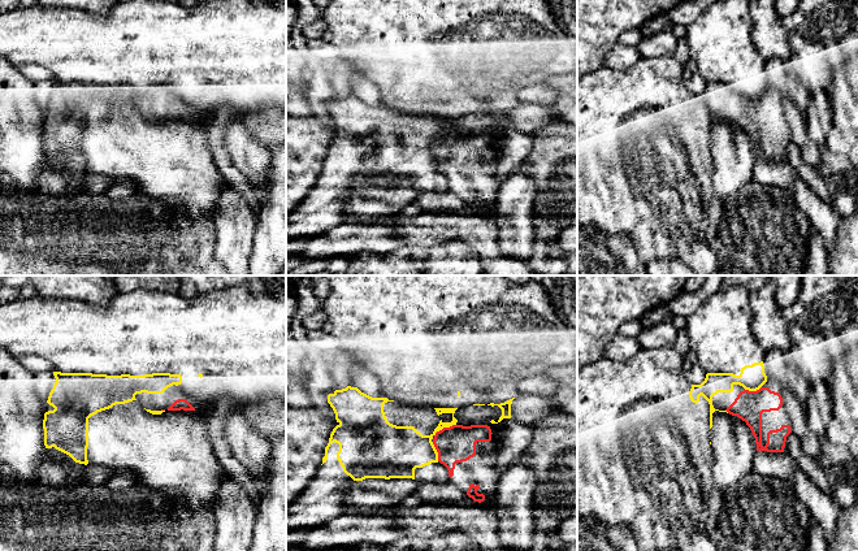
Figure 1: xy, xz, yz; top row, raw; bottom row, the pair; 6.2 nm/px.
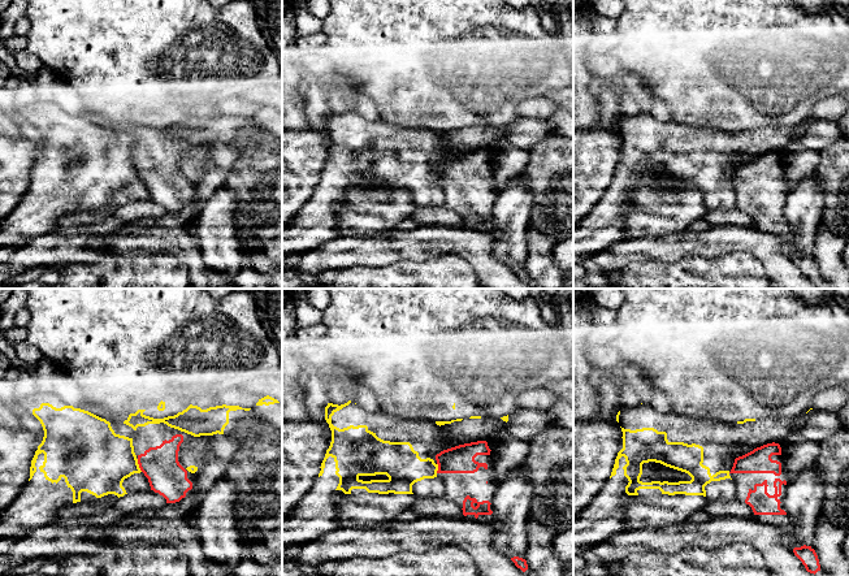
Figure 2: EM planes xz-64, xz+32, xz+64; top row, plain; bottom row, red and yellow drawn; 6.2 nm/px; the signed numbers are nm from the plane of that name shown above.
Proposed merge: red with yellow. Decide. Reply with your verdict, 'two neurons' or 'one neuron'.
two neurons

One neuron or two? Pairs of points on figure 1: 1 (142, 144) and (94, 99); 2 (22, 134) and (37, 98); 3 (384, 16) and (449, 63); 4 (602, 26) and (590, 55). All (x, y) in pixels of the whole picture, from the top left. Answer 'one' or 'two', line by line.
1: one
2: two
3: one
4: one

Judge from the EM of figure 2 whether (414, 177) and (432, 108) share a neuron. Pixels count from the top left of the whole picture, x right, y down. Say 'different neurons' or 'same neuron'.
different neurons

